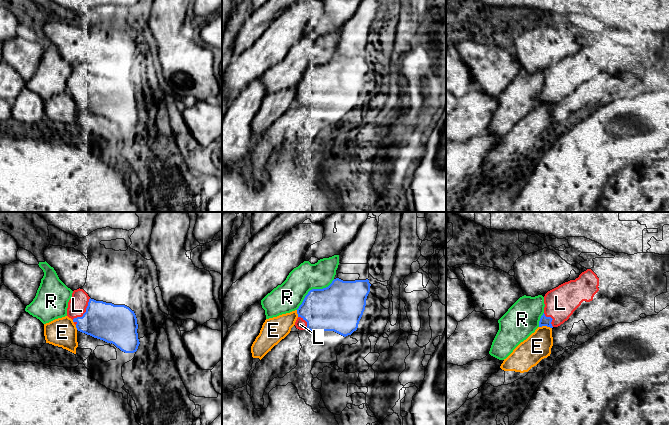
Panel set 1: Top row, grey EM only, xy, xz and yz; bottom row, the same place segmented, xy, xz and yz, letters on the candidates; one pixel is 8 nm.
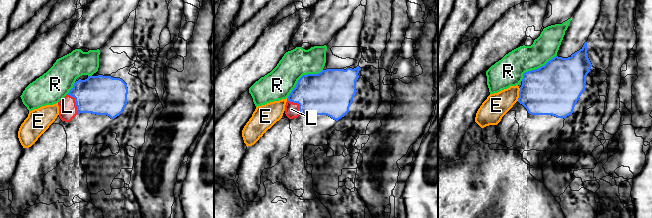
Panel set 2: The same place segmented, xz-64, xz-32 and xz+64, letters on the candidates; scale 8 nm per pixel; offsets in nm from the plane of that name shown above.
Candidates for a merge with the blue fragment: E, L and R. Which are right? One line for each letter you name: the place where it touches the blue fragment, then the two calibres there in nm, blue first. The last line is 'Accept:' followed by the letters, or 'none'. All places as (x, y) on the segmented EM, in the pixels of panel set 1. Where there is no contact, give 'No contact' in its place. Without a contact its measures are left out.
L: Touches blue at xy (85, 312). Thickness 300 nm (blue) against 150 nm
Accept: L

